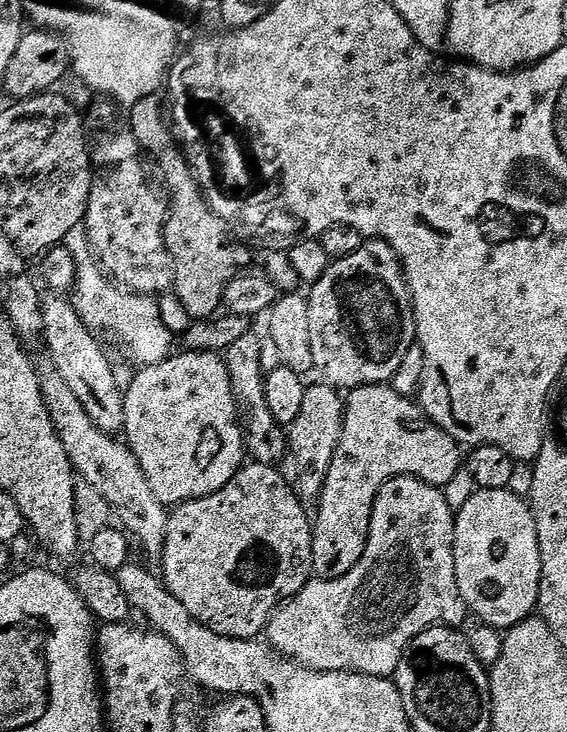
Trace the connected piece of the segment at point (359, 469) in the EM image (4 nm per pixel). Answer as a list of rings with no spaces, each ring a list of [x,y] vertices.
[[[387,383],[378,385],[364,385],[351,389],[347,393],[344,406],[344,428],[341,430],[341,440],[337,444],[332,461],[326,467],[328,477],[324,480],[324,489],[320,492],[320,509],[314,512],[314,531],[312,534],[312,548],[320,552],[328,552],[328,544],[334,542],[334,528],[338,526],[334,518],[358,520],[364,518],[366,510],[372,510],[376,496],[386,482],[399,476],[415,476],[425,484],[437,486],[450,485],[457,479],[462,468],[462,456],[448,456],[448,440],[443,436],[432,436],[432,440],[424,440],[424,430],[414,430],[410,433],[404,425],[405,397],[395,391]]]

